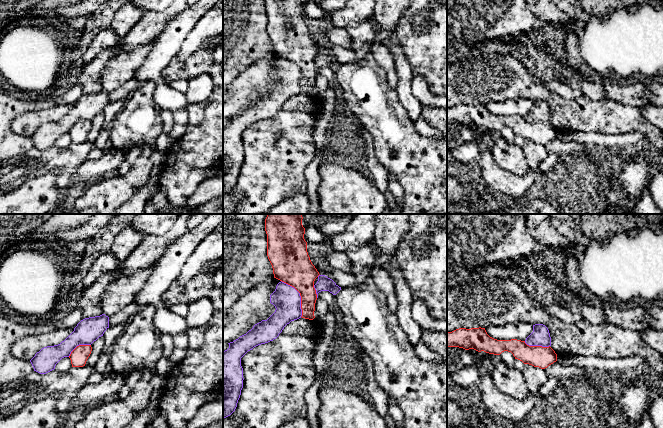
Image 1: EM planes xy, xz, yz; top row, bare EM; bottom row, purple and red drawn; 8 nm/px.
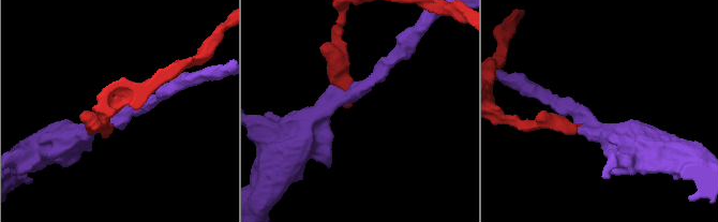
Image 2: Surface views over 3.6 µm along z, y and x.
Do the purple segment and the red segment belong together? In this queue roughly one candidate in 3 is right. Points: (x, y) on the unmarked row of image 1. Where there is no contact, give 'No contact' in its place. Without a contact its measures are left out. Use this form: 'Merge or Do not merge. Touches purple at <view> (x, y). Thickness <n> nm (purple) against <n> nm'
Do not merge. Touches purple at xz (300, 72). Thickness 220 nm (purple) against 300 nm

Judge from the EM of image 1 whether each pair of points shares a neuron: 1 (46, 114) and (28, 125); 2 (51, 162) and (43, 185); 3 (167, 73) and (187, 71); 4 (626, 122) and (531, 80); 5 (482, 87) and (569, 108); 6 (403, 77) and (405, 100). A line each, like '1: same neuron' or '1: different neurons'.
1: same neuron
2: different neurons
3: same neuron
4: same neuron
5: same neuron
6: same neuron

